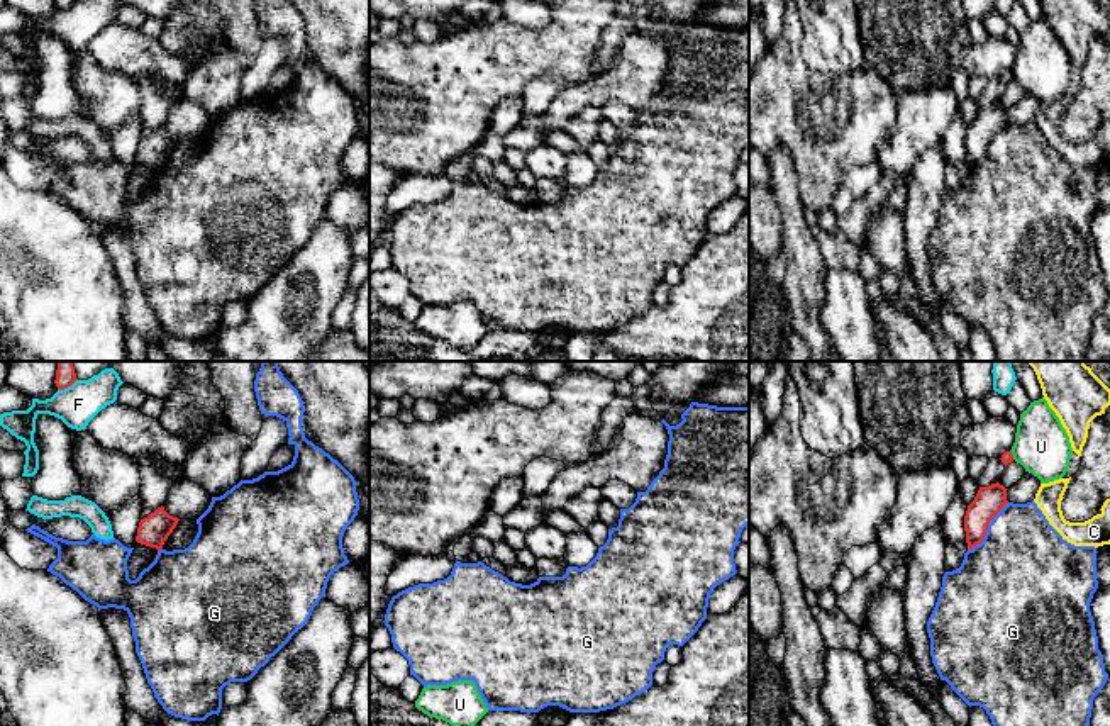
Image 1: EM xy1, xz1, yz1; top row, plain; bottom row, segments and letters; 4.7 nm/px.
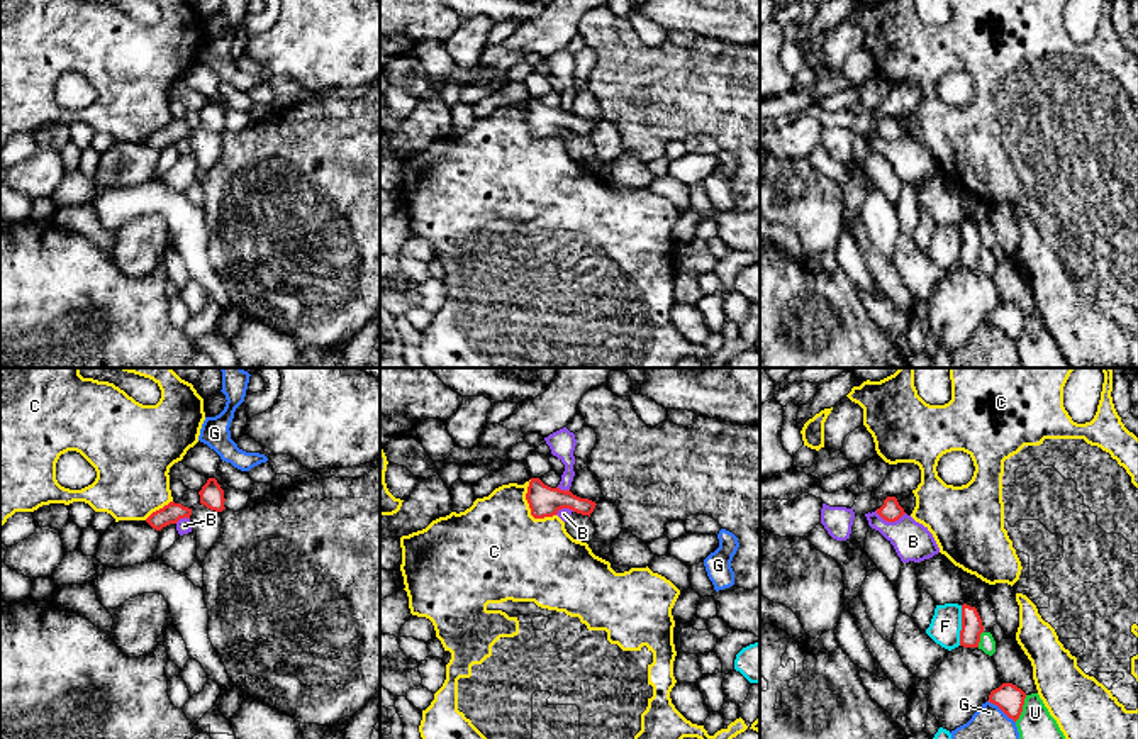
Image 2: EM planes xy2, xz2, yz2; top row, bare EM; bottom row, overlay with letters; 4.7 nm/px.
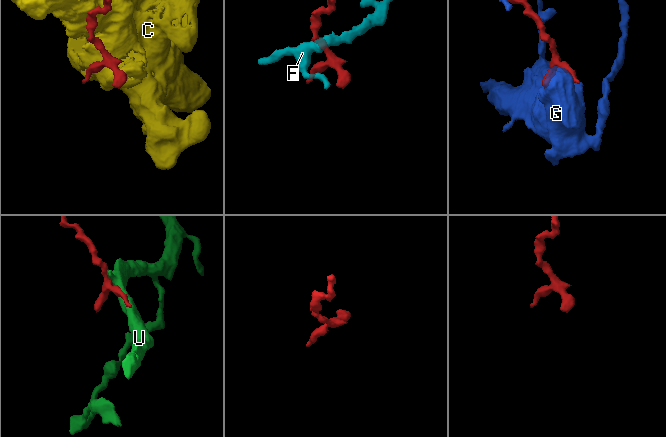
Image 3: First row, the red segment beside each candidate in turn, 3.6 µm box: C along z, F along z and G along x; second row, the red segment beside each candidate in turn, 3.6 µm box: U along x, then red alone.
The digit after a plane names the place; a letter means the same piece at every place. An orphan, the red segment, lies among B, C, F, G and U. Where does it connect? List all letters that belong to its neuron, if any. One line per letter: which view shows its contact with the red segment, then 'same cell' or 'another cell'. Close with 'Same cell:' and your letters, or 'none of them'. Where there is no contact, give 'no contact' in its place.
B: yz2 | another cell
C: xz2 | another cell
F: yz2 | another cell
G: yz1 | another cell
U: yz2 | another cell
Same cell: none of them

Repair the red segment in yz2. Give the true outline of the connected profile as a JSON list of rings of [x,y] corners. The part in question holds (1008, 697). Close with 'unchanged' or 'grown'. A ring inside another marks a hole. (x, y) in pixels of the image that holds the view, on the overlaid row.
[[[1002,683],[989,695],[990,703],[997,705],[1014,722],[1023,712],[1026,693],[1012,683]]]; unchanged

